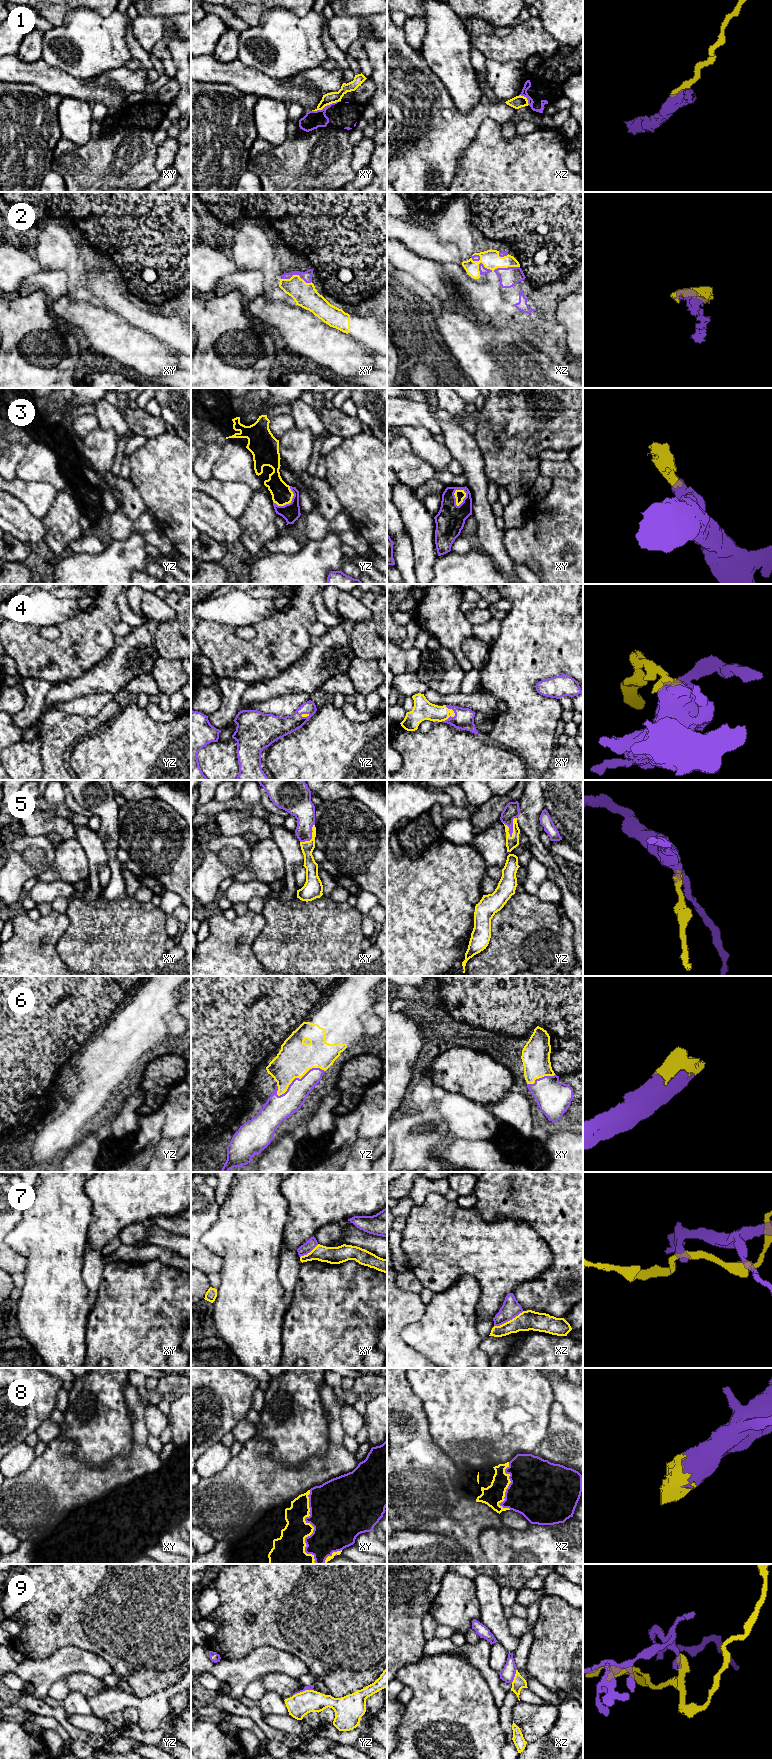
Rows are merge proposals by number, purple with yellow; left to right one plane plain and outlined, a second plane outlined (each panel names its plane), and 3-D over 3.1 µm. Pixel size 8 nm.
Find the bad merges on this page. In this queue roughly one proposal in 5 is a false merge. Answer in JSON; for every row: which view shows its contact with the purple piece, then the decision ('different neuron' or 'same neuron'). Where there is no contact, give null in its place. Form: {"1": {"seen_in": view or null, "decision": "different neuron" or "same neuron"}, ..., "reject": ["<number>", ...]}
{"1": {"seen_in": "xy", "decision": "different neuron"}, "2": {"seen_in": "xz", "decision": "same neuron"}, "3": {"seen_in": "xy", "decision": "same neuron"}, "4": {"seen_in": "xy", "decision": "same neuron"}, "5": {"seen_in": "yz", "decision": "same neuron"}, "6": {"seen_in": "yz", "decision": "same neuron"}, "7": {"seen_in": "xz", "decision": "different neuron"}, "8": {"seen_in": "xy", "decision": "same neuron"}, "9": {"seen_in": "yz", "decision": "different neuron"}, "reject": ["1", "7", "9"]}

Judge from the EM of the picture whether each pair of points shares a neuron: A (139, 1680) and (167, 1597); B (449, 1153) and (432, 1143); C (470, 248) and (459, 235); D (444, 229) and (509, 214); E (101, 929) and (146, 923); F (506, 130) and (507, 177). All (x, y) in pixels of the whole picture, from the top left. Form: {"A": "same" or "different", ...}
{"A": "same", "B": "different", "C": "same", "D": "different", "E": "same", "F": "different"}

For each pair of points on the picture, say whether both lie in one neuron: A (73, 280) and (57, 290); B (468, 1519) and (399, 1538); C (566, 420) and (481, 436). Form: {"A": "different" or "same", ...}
{"A": "different", "B": "different", "C": "same"}

